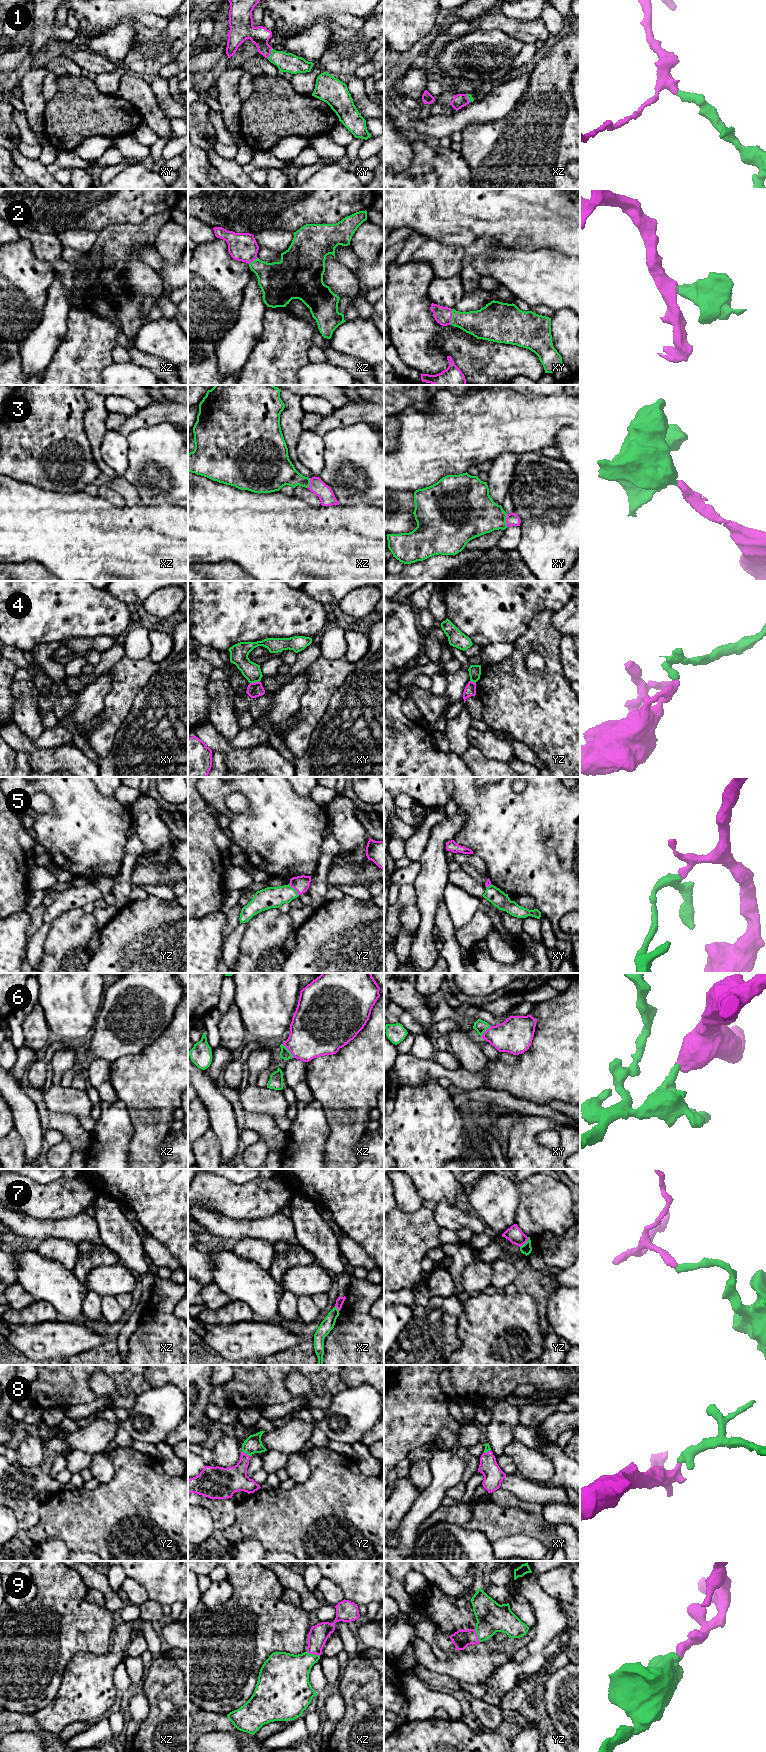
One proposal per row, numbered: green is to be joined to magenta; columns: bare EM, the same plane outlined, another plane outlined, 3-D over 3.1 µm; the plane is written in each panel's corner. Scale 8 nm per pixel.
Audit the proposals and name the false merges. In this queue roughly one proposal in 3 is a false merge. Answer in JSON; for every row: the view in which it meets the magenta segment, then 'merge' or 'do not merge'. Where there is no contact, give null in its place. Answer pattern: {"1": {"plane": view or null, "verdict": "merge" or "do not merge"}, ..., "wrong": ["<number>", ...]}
{"1": {"plane": "xy", "verdict": "merge"}, "2": {"plane": "xy", "verdict": "merge"}, "3": {"plane": "xy", "verdict": "merge"}, "4": {"plane": "xy", "verdict": "do not merge"}, "5": {"plane": "yz", "verdict": "do not merge"}, "6": {"plane": "xz", "verdict": "merge"}, "7": {"plane": "yz", "verdict": "do not merge"}, "8": {"plane": "yz", "verdict": "merge"}, "9": {"plane": "xz", "verdict": "merge"}, "wrong": ["4", "5", "7"]}

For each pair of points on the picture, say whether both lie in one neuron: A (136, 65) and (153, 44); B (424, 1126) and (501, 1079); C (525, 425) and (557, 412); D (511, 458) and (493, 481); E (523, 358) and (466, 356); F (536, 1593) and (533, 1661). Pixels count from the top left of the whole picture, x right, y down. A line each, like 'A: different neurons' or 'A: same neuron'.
A: same neuron
B: different neurons
C: same neuron
D: same neuron
E: same neuron
F: same neuron

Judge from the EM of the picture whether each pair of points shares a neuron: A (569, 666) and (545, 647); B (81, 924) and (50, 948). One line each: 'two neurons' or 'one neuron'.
A: two neurons
B: one neuron

